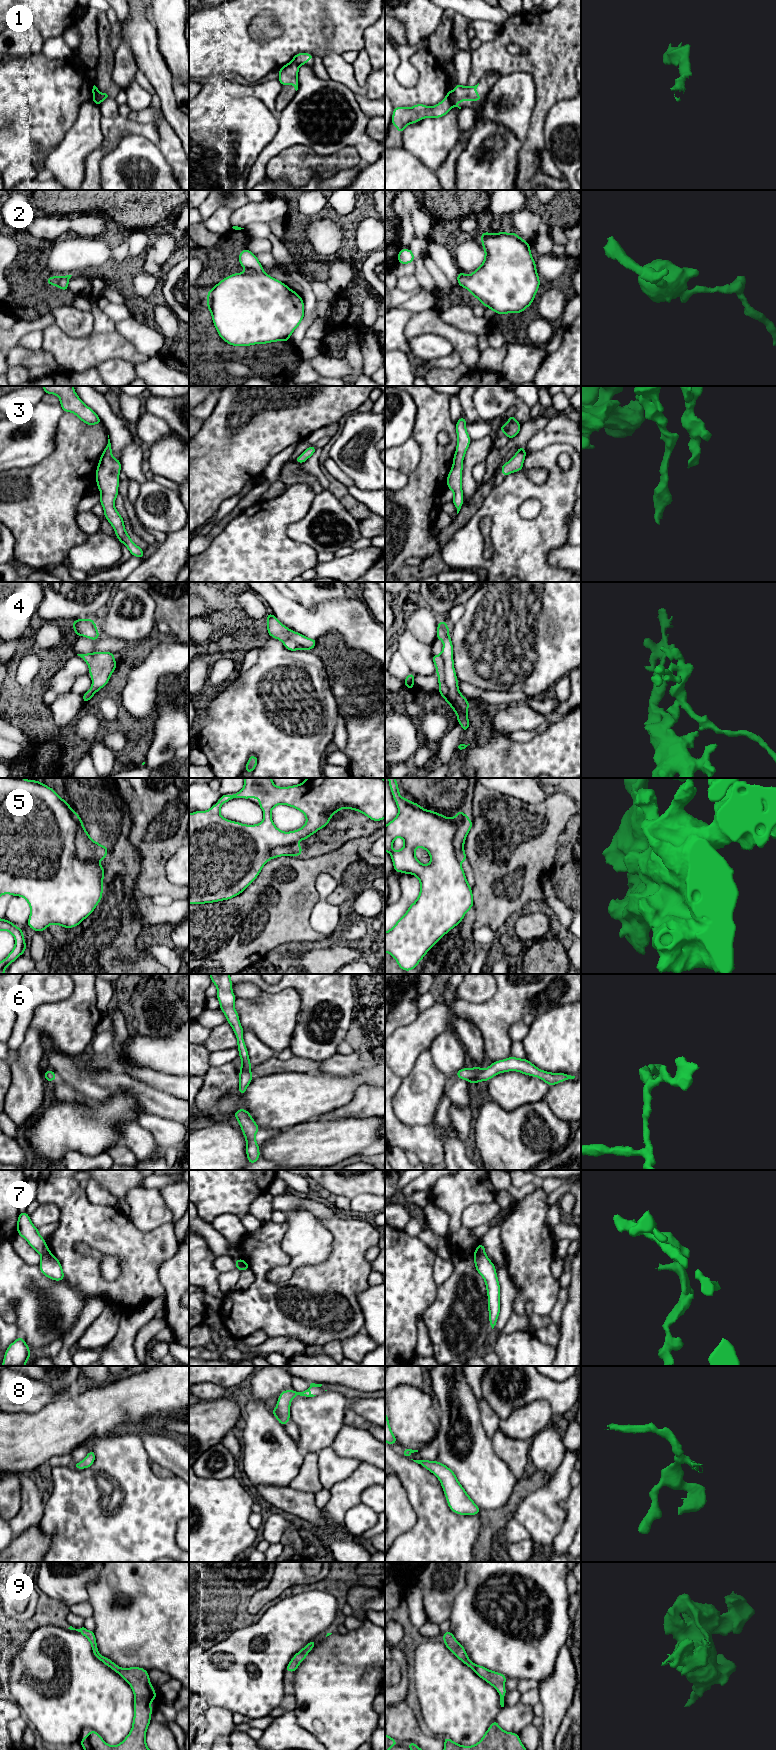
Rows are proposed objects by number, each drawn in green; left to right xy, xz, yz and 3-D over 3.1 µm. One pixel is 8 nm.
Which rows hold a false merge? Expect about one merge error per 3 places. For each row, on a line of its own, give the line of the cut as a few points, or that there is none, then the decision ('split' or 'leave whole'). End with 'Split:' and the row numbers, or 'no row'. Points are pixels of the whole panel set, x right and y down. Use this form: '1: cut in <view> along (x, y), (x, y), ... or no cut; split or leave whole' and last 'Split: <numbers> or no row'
1: cut in xy along (99, 93), (98, 105); split
2: no cut; leave whole
3: no cut; leave whole
4: cut in yz along (440, 655), (444, 662), (444, 682), (450, 695), (466, 716); split
5: cut in xy along (72, 811), (77, 824), (76, 855), (81, 859), (96, 861); split
6: no cut; leave whole
7: cut in yz along (484, 1252), (474, 1255); split
8: no cut; leave whole
9: no cut; leave whole
Split: 1, 4, 5, 7

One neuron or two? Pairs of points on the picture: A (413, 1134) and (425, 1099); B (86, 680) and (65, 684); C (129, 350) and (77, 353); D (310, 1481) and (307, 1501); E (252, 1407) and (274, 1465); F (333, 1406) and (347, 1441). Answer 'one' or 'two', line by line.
A: two
B: two
C: one
D: two
E: one
F: two

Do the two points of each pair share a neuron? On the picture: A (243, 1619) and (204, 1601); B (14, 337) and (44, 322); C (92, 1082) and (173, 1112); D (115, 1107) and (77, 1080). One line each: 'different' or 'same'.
A: same
B: same
C: same
D: different

